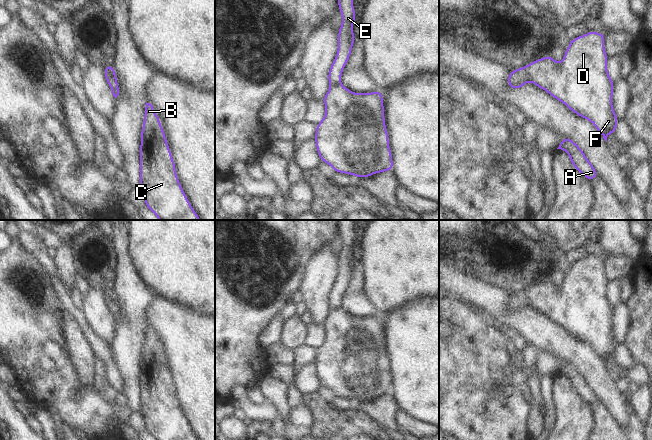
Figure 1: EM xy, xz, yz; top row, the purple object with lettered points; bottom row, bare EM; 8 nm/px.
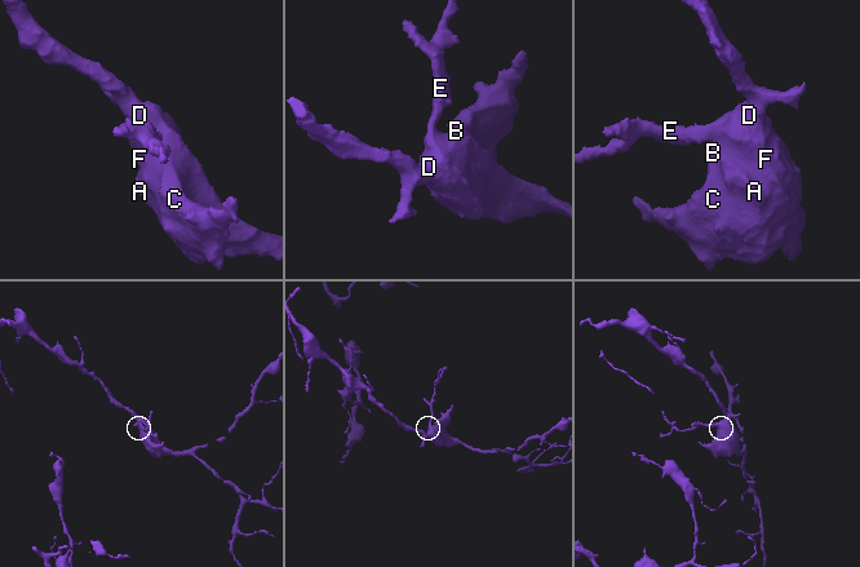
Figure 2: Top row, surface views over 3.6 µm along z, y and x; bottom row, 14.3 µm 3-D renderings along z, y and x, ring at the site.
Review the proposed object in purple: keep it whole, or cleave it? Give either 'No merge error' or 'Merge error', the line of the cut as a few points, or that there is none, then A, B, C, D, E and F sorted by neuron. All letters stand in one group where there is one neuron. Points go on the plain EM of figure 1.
No merge error. No split. Groups: A B C D E F

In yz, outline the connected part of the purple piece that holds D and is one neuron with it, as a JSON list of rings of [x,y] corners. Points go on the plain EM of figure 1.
[[[590,254],[589,257],[570,264],[563,286],[557,287],[552,280],[539,282],[523,292],[509,297],[507,307],[512,314],[522,312],[529,304],[536,311],[565,328],[576,339],[589,344],[607,365],[608,357],[615,359],[619,345],[612,329],[614,306],[608,299],[608,281],[604,272],[605,258]]]

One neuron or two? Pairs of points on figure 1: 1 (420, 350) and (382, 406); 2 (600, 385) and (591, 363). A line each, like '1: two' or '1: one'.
1: two
2: one

